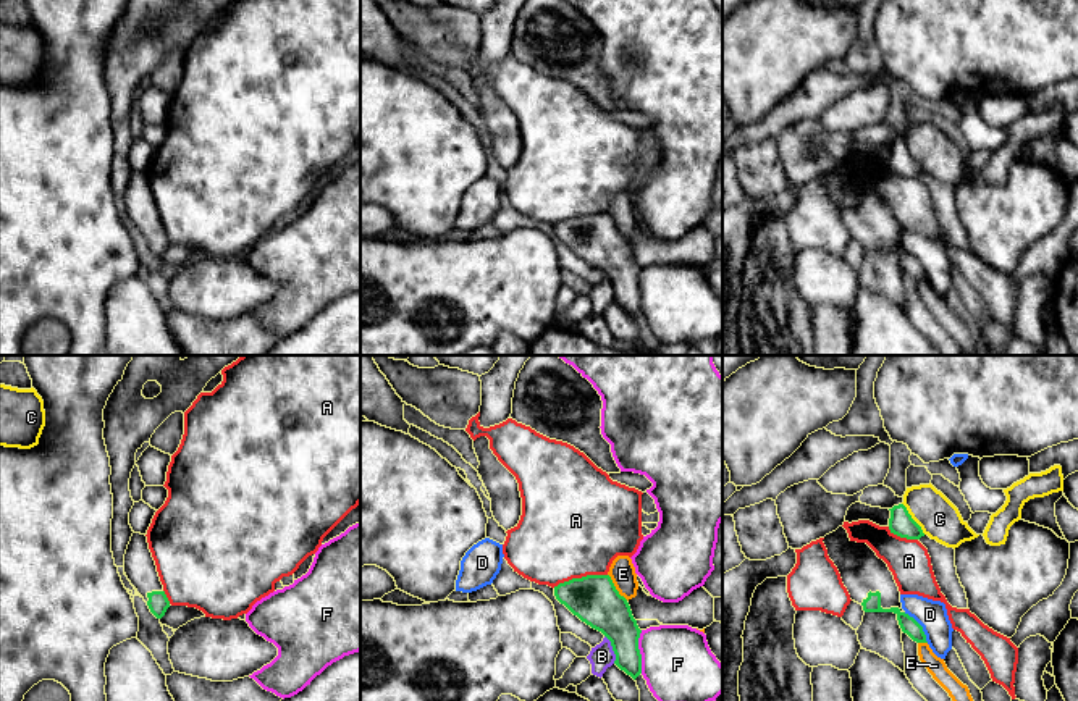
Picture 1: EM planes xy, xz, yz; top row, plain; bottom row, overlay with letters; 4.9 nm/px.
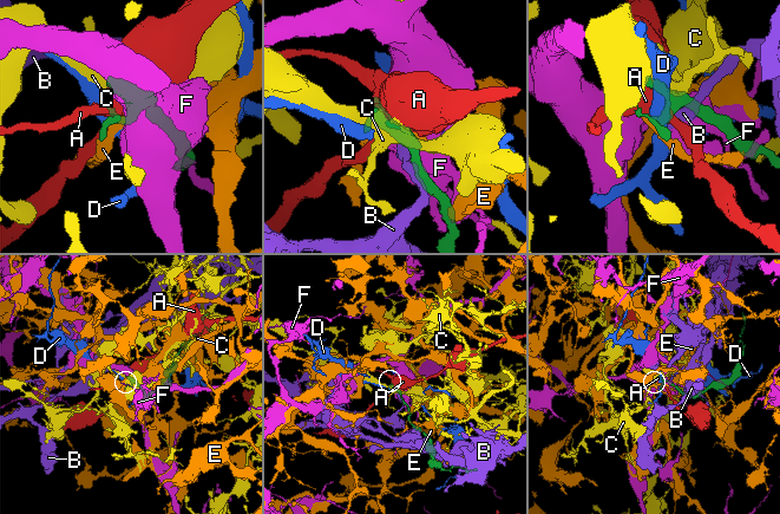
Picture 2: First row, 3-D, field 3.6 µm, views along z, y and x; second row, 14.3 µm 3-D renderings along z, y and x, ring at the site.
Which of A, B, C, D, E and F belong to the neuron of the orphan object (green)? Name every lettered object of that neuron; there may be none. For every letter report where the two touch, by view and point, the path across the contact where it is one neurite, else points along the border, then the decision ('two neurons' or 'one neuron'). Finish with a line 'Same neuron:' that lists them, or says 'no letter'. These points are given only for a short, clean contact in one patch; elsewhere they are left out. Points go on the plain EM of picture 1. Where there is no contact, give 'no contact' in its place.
A: meets green in xz at (579, 217); two neurons
B: meets green in xz at (613, 288); two neurons
C: meets green in yz at (912, 157); two neurons
D: meets green in yz at (920, 264); border along yz (904, 251), (922, 265), (928, 280); two neurons
E: meets green in xz at (614, 226); two neurons
F: meets green in xz at (639, 289); two neurons
Same neuron: no letter

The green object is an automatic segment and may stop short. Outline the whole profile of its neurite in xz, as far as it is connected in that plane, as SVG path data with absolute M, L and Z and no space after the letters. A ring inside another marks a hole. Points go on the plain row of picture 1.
M587 213L554 225L556 237L592 267L601 270L616 292L614 302L634 318L642 312L642 268L609 213Z

